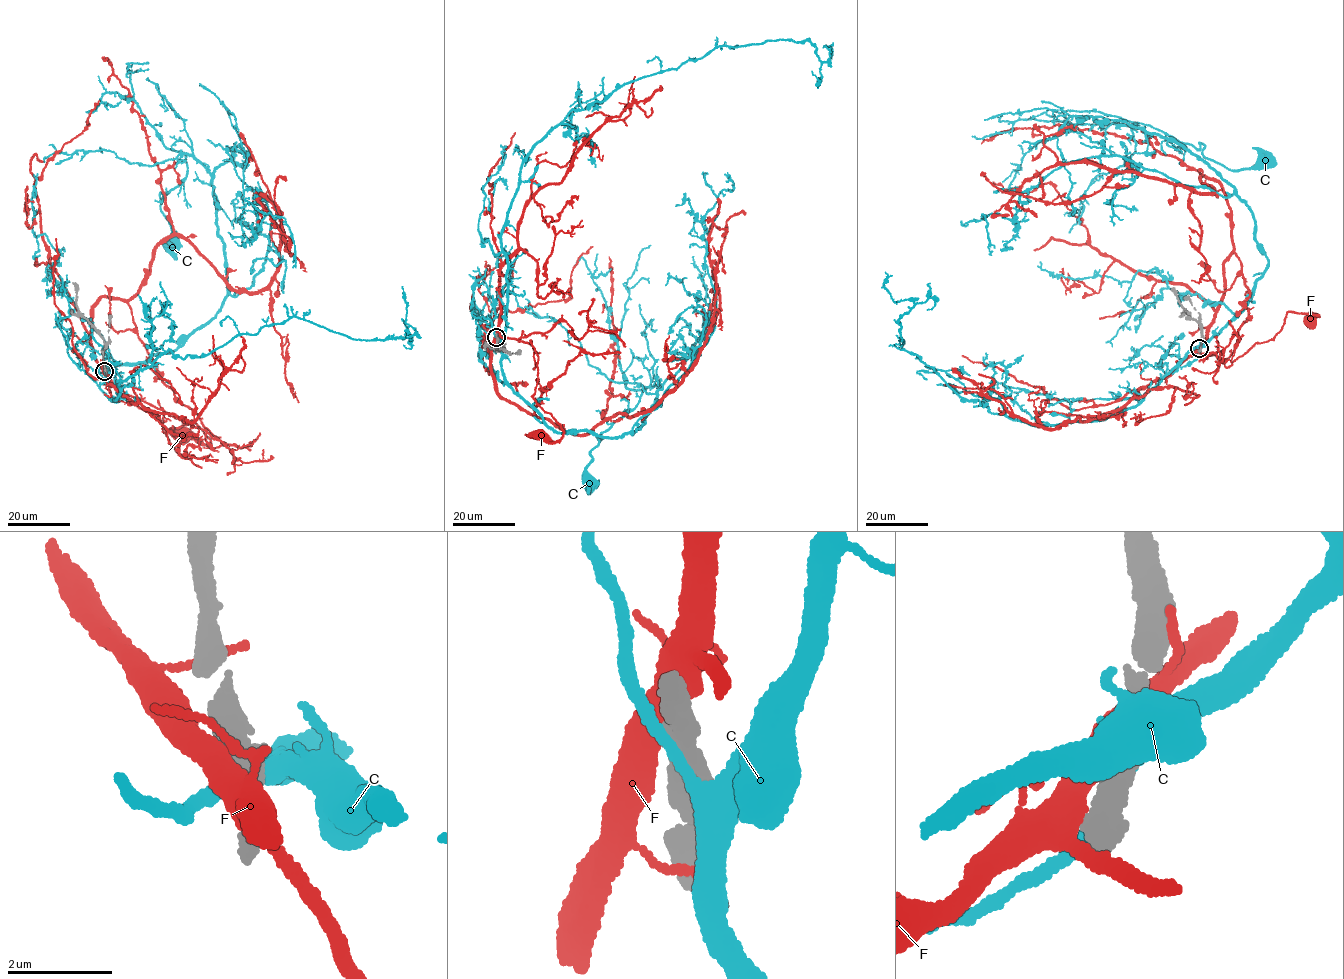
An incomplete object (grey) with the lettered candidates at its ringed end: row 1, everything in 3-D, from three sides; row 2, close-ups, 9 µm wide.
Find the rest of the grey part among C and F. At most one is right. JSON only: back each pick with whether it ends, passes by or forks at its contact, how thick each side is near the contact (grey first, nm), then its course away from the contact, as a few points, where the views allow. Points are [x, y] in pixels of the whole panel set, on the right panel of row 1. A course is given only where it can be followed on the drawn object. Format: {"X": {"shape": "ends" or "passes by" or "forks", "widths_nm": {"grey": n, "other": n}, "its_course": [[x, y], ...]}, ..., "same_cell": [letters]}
{"same_cell": []}

